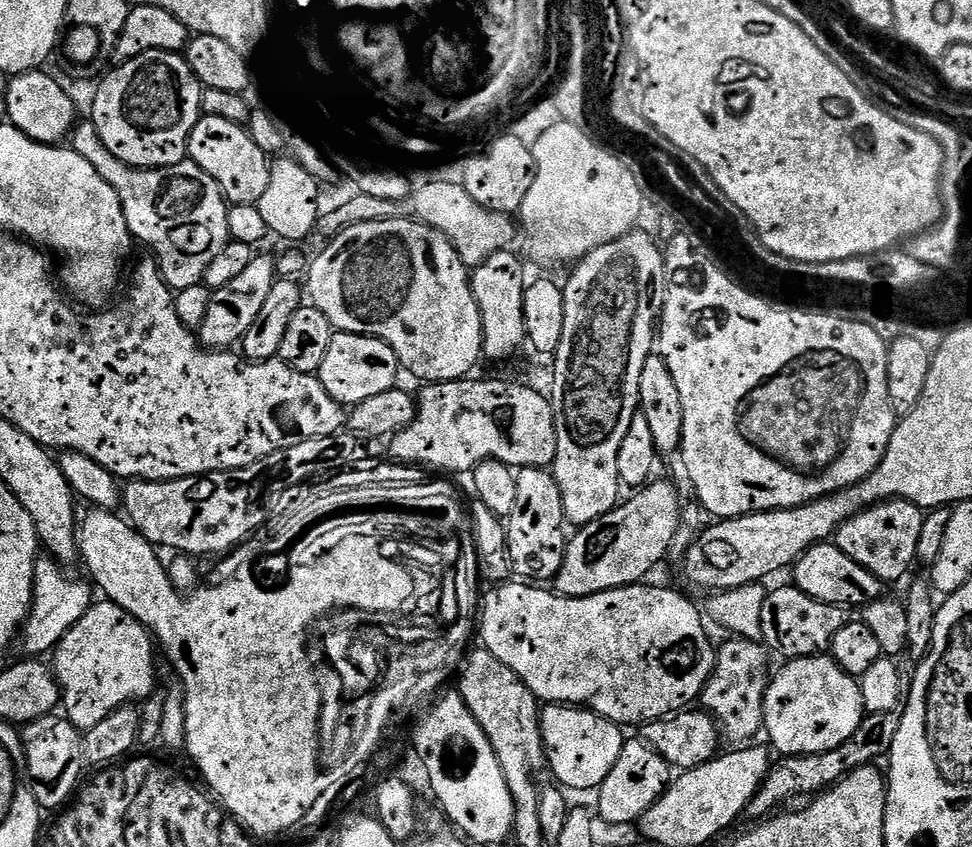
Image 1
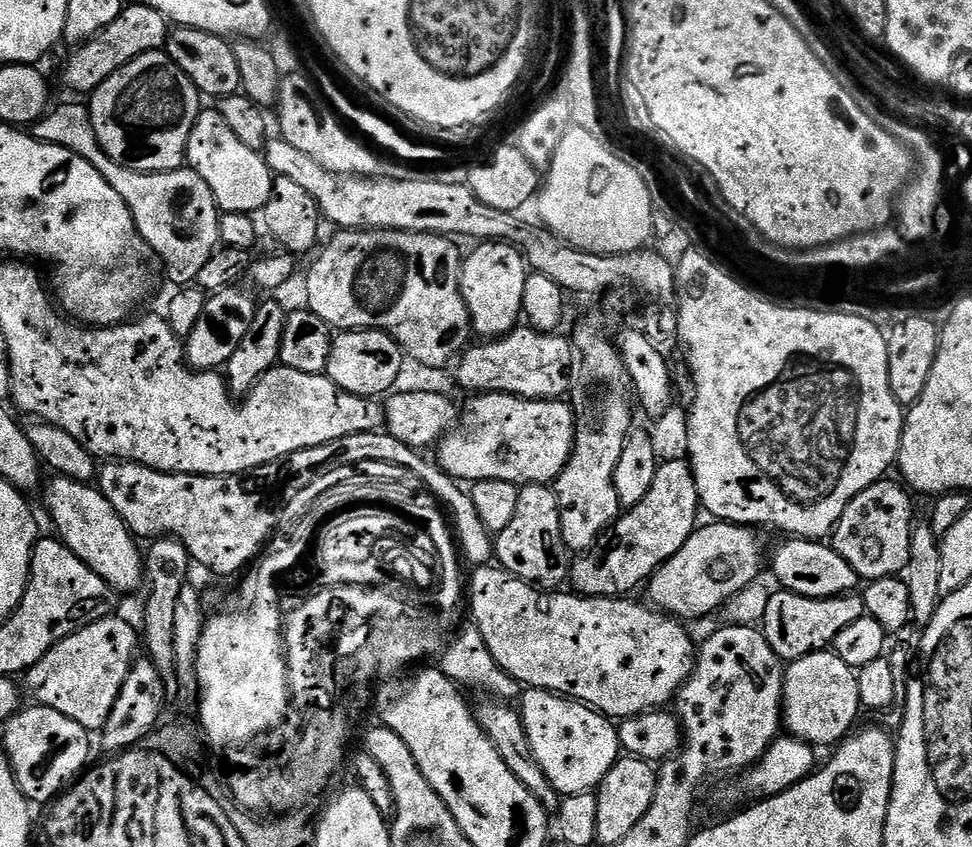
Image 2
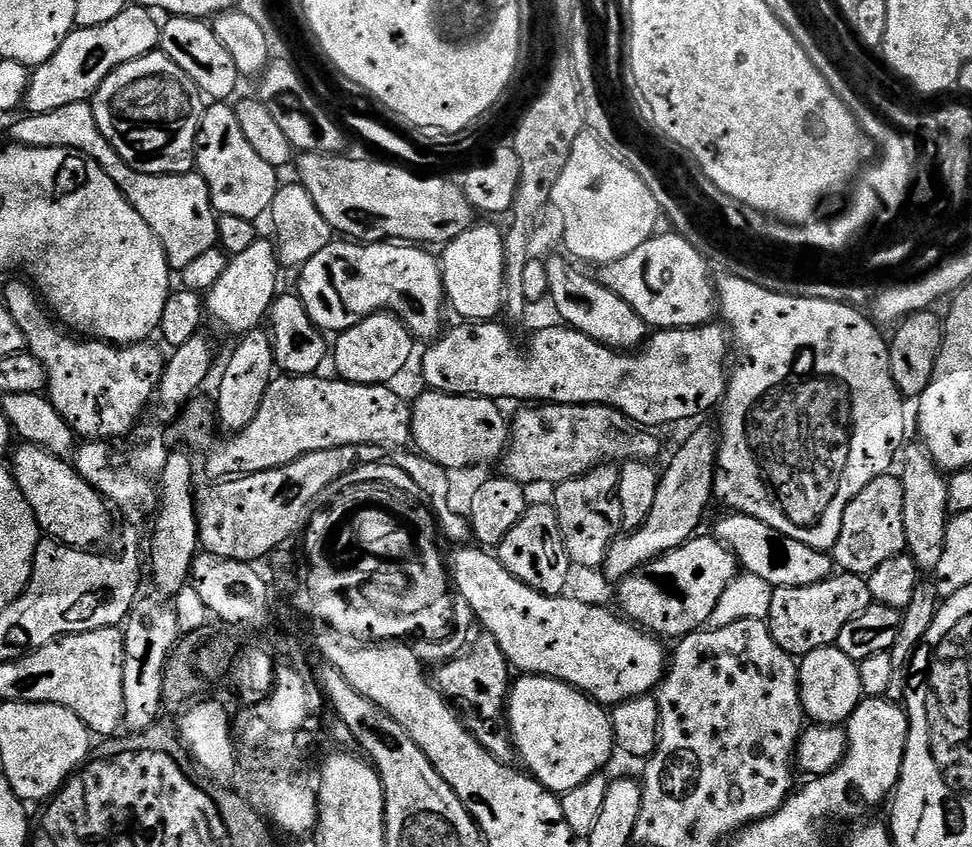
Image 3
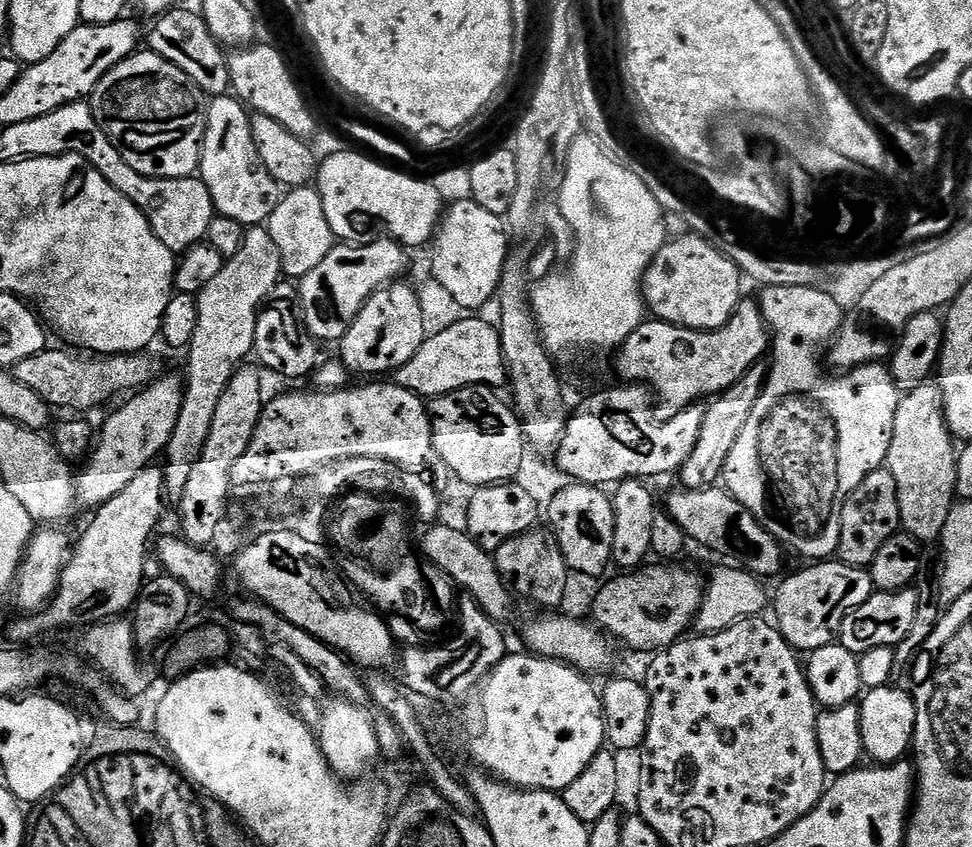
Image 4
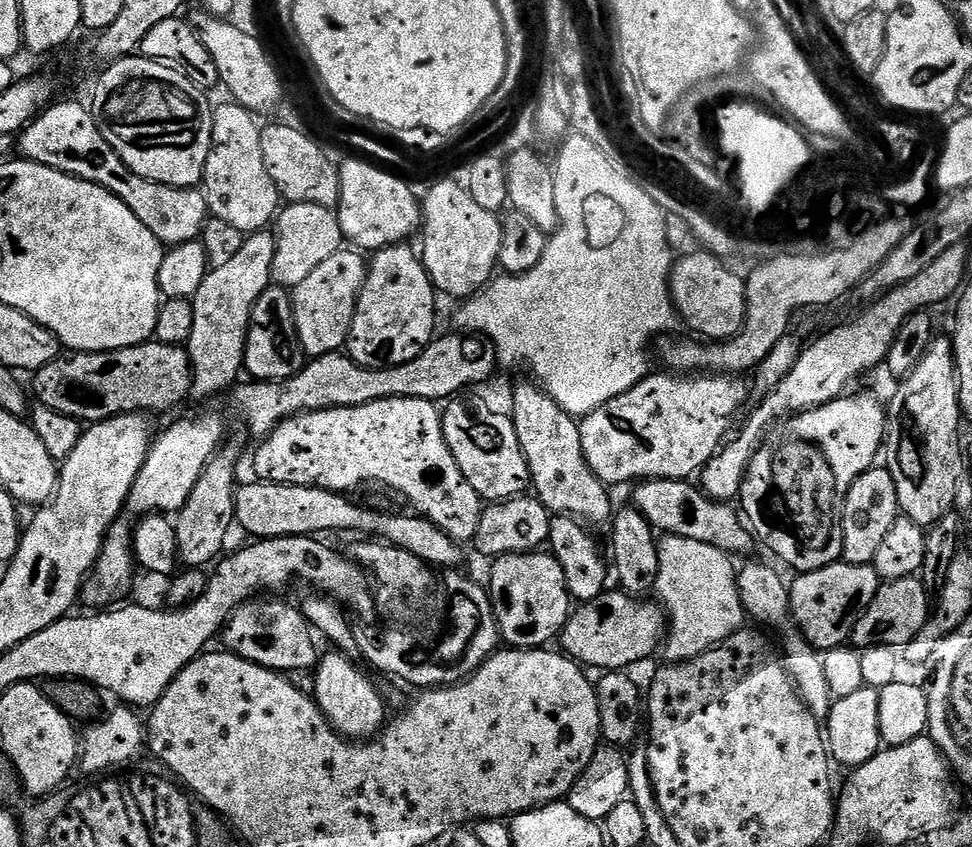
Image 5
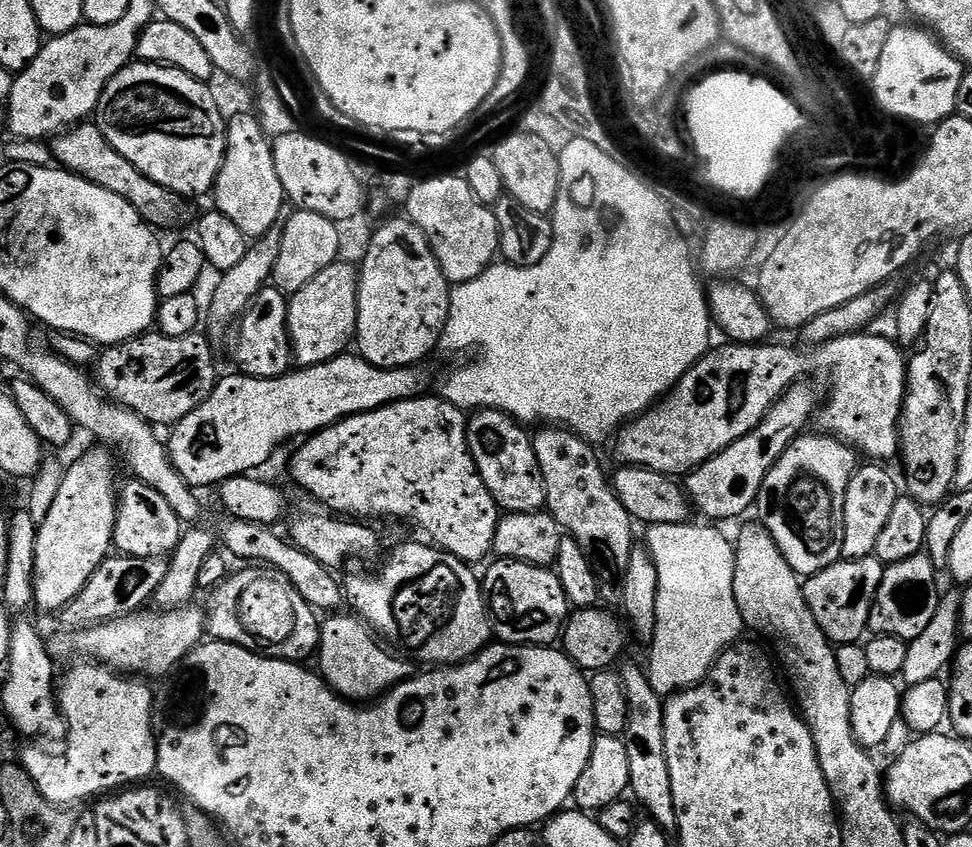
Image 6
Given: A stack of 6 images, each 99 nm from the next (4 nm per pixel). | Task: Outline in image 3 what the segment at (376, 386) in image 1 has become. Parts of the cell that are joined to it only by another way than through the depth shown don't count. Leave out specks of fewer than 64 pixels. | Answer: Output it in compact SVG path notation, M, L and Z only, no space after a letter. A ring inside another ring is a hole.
M375 312L372 316L361 320L352 328L339 333L334 340L334 360L339 379L348 380L352 384L386 384L391 385L392 379L412 360L412 343L414 337L408 327L390 312Z

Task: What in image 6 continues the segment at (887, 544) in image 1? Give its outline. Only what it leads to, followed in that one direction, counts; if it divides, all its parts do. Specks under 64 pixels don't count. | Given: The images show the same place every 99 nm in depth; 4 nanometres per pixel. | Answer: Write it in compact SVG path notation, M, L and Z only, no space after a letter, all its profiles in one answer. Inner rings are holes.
M876 462L857 467L850 482L842 493L842 507L838 512L838 543L840 554L846 560L861 560L872 555L874 542L878 542L878 534L882 534L882 526L886 518L890 518L890 510L898 498L896 484L887 472L887 467Z

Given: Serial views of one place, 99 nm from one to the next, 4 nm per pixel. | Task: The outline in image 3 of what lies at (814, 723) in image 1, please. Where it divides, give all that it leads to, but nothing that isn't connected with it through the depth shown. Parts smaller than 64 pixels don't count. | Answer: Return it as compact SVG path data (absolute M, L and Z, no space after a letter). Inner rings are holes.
M835 646L819 648L806 654L799 661L800 669L800 701L804 707L805 717L818 724L843 725L854 714L859 706L864 691L860 666L851 660L842 650Z

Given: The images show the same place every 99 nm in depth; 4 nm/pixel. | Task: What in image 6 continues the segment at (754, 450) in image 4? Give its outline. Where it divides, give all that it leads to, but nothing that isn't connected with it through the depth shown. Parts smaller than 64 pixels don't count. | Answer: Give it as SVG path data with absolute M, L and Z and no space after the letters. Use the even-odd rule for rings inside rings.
M827 434L808 435L797 436L776 459L762 482L754 505L754 512L760 515L757 516L758 523L768 531L782 558L786 558L788 565L801 578L813 576L815 572L820 572L841 559L838 543L838 497L858 467L857 453L849 445Z

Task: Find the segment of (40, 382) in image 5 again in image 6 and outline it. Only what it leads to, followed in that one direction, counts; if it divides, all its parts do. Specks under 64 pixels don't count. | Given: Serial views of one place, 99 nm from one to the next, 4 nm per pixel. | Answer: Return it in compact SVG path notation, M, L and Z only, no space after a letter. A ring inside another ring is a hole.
M145 334L105 347L95 361L94 380L113 404L137 412L153 426L174 426L190 414L216 387L218 371L212 352L200 334L162 336Z

